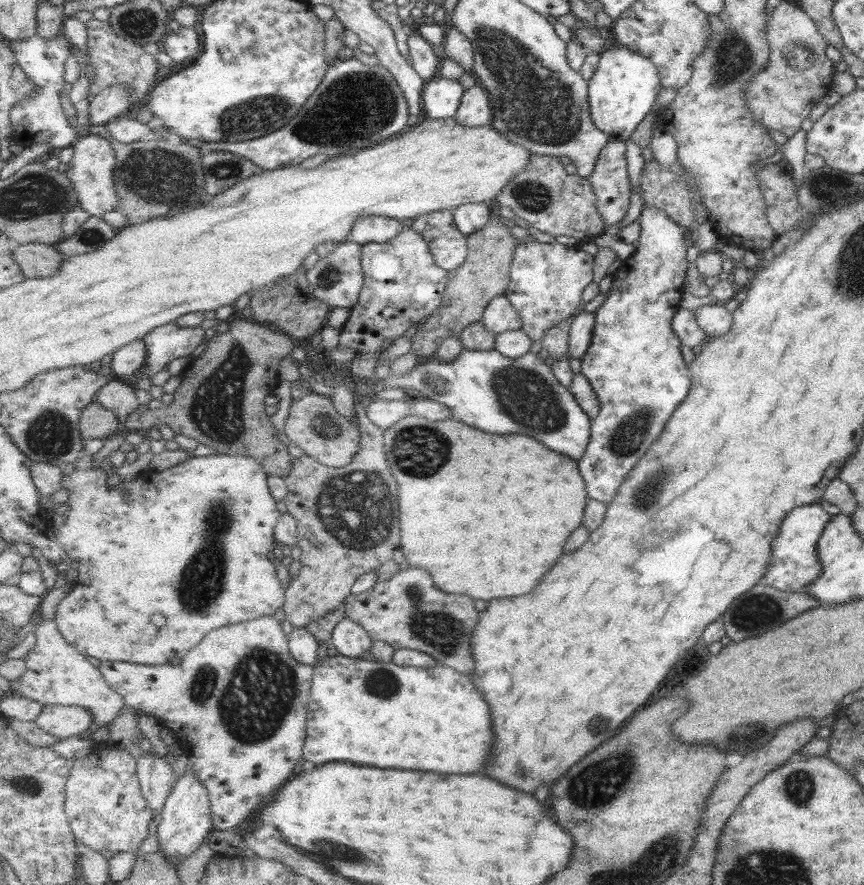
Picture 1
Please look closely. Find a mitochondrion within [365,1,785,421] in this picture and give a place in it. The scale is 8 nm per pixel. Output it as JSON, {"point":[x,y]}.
{"point":[533,104]}

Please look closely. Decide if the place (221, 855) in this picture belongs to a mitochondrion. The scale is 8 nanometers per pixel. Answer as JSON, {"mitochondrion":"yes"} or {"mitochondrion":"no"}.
{"mitochondrion":"no"}

